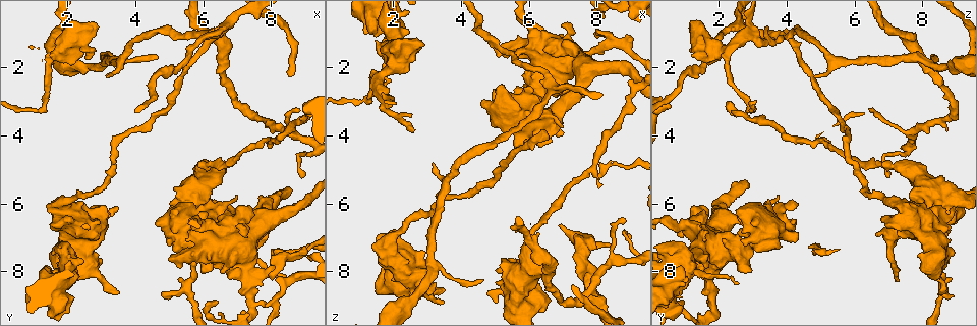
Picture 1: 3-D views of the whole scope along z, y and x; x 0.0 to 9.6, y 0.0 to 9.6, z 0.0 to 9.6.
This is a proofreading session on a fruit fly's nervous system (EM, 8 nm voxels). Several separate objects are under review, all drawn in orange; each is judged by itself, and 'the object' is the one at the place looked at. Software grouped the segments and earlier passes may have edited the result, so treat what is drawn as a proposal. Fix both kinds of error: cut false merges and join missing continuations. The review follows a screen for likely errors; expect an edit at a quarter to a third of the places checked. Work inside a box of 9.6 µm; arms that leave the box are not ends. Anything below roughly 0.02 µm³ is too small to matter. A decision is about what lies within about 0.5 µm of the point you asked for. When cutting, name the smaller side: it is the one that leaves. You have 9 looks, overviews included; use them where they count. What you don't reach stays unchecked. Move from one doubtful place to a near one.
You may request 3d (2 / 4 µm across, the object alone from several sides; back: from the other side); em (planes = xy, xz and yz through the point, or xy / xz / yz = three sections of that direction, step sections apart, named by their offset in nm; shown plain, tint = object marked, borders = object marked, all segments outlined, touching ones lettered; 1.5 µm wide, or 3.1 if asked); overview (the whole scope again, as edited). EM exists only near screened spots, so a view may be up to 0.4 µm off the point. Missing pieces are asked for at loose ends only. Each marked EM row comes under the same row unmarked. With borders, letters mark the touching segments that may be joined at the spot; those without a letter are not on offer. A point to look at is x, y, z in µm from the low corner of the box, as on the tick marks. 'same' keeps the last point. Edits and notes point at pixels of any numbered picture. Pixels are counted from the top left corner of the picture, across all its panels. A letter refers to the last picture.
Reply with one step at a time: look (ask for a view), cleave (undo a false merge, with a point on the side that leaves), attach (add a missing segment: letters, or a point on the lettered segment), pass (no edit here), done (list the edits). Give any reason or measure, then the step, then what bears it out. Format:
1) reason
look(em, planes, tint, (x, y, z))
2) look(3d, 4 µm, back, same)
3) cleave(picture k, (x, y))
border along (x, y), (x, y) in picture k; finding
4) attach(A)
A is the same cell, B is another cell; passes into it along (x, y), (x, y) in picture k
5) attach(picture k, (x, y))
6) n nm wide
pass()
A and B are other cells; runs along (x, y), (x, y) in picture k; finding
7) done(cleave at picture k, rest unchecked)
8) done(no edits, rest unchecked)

look(em, xz, step 4, tint, (7.60, 6.50, 2.35))

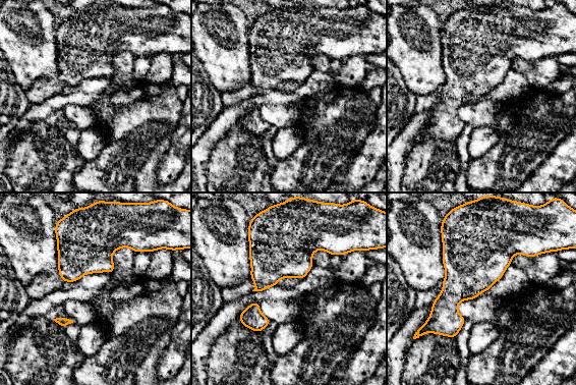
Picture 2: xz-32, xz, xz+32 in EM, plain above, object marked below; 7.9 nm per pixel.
another direction
look(em, planes, borders, same)

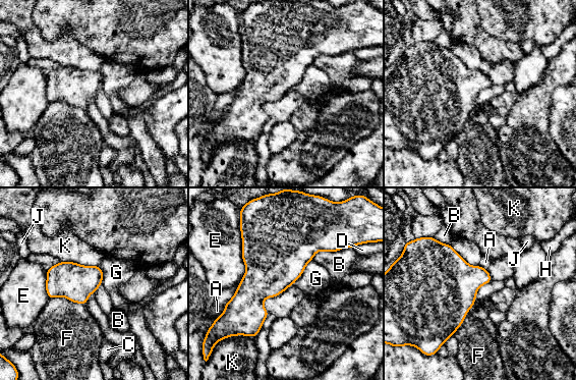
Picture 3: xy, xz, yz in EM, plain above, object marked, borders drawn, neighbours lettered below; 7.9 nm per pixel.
pass()
A, B, C, D, E, F, G, H, J and K are other cells; border along (50, 297), (65, 296), (84, 305) in picture 3; continuous, no second cell

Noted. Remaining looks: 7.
branch stops here
look(em, planes, borders, (6.45, 8.85, 0.90))

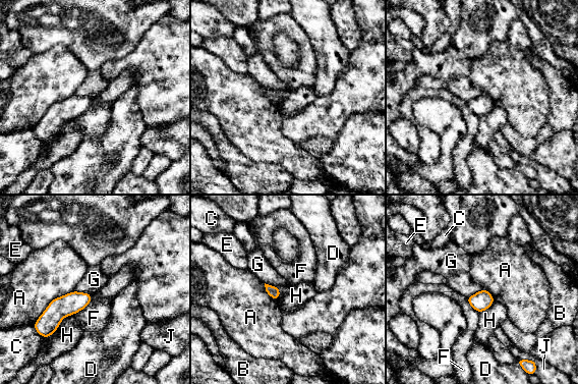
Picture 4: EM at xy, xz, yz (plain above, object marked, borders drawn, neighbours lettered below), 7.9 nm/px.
A touches over 420 nm
pass()
A, B, C, D, E, F, G, H and J are other cells; runs along (89, 296), (40, 322) in picture 4; no lettered segment goes on from it

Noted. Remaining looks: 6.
branch stops here
look(em, xy, step 4, borders, (5.05, 8.70, 8.85))

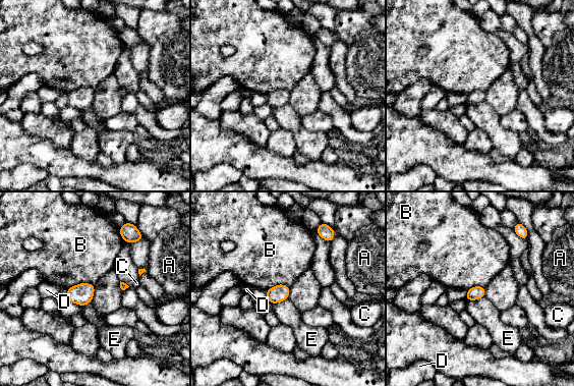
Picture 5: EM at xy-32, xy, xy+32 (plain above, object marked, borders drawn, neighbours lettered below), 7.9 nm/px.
B touches over 220 nm
pass()
A, B, C, D and E are other cells; border along (94, 284), (76, 283), (66, 288) in picture 5; no lettered segment goes on from it

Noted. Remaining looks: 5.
thick turns thin
look(3d, 4 µm, back, (6.00, 4.95, 7.25))

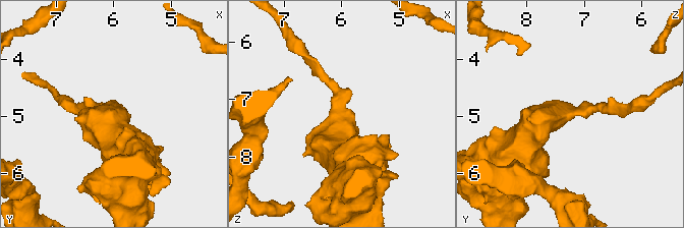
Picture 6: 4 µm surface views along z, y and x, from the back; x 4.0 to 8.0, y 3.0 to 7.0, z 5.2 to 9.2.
arms of 170, 550 nm
look(em, planes, borders, (5.95, 4.95, 7.25))

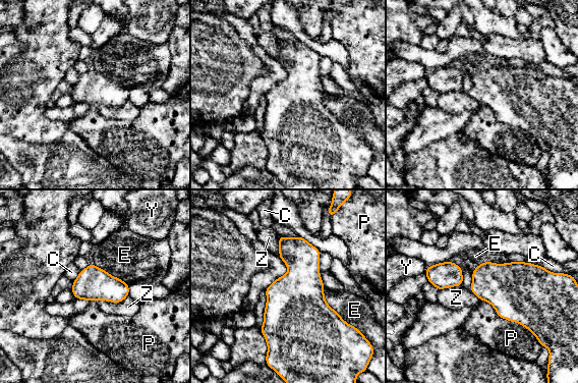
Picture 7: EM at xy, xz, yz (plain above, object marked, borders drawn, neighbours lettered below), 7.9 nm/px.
pass()
C, E, P, Y and Z are other cells; border along (127, 295), (119, 302), (97, 301) in picture 7; continuous, no second cell

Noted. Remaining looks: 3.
done(no edits, rest unchecked)

